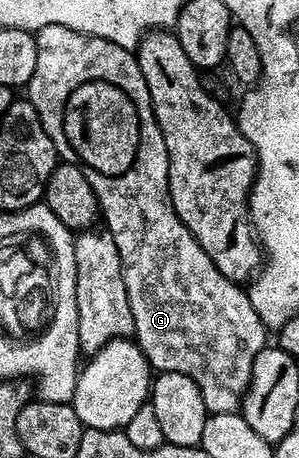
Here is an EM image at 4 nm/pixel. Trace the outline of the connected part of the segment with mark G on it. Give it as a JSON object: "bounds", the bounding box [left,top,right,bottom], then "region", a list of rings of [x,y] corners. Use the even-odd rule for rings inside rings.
{"bounds":[28,24,268,414],"region":[[[48,24],[40,28],[36,32],[36,72],[32,72],[28,101],[36,108],[44,124],[44,132],[48,132],[50,138],[60,134],[60,130],[52,132],[50,128],[54,128],[54,120],[60,118],[64,94],[68,94],[68,90],[74,88],[80,80],[84,86],[90,86],[92,82],[104,84],[106,80],[124,86],[134,96],[142,116],[144,140],[140,154],[136,154],[132,162],[136,164],[136,172],[118,168],[110,174],[92,174],[80,160],[76,160],[76,154],[70,152],[68,146],[54,146],[61,161],[76,164],[76,168],[84,172],[84,180],[88,180],[92,192],[96,194],[101,221],[106,221],[104,229],[112,236],[112,240],[116,240],[116,252],[120,252],[120,264],[124,272],[124,288],[132,308],[133,337],[137,346],[155,371],[180,372],[184,376],[192,376],[192,380],[196,380],[196,388],[200,388],[200,396],[204,396],[204,404],[210,414],[235,413],[241,407],[250,383],[252,364],[256,364],[256,356],[260,356],[260,352],[268,345],[268,327],[260,320],[260,316],[256,316],[256,308],[252,308],[249,293],[239,283],[228,280],[228,276],[224,276],[224,272],[220,272],[220,268],[208,260],[208,252],[196,244],[192,232],[188,232],[172,208],[168,188],[168,148],[164,148],[164,136],[154,119],[148,84],[144,84],[137,57],[112,40],[76,32],[60,24]]]}

